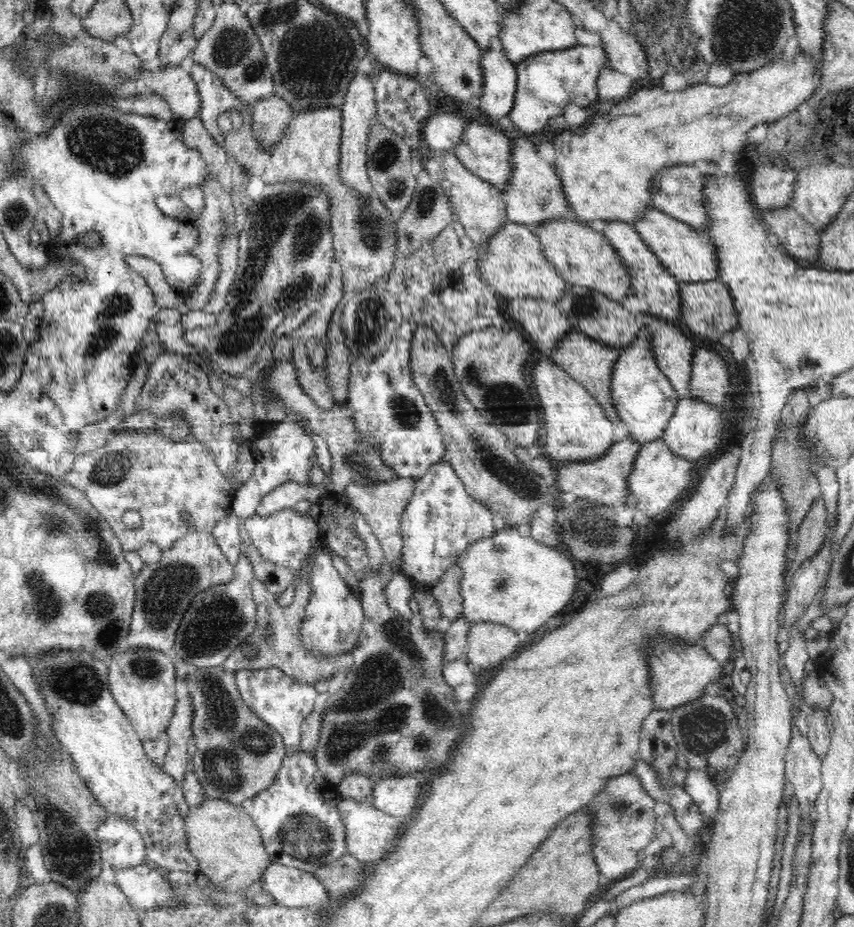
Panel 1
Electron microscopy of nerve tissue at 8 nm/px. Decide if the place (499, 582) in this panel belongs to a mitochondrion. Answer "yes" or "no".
yes

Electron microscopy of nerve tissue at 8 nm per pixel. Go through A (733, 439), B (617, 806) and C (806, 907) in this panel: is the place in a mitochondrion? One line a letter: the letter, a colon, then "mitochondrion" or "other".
A: other
B: mitochondrion
C: other

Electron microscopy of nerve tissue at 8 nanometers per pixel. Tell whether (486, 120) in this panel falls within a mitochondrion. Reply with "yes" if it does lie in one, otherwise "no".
no

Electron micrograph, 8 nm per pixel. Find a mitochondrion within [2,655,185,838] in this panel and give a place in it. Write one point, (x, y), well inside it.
(79, 684)

